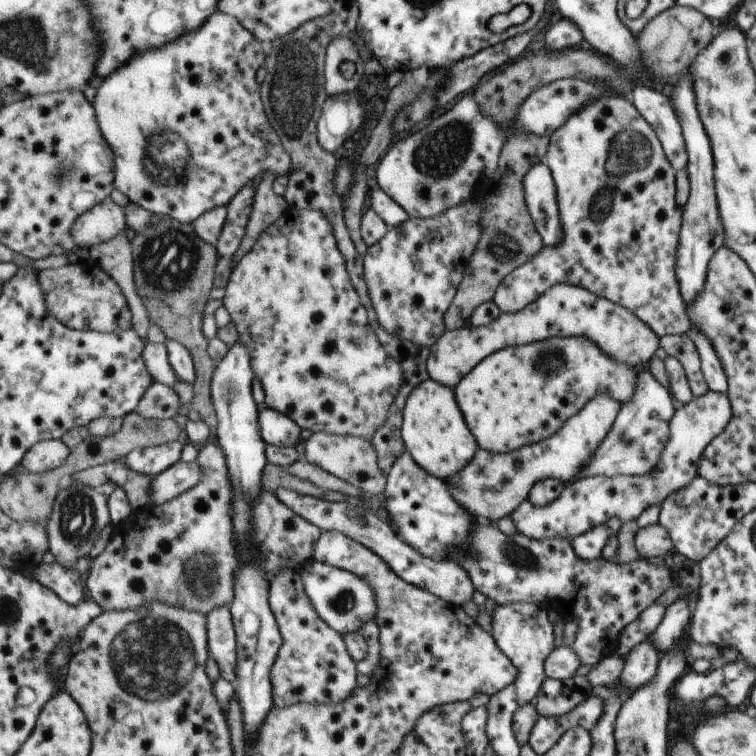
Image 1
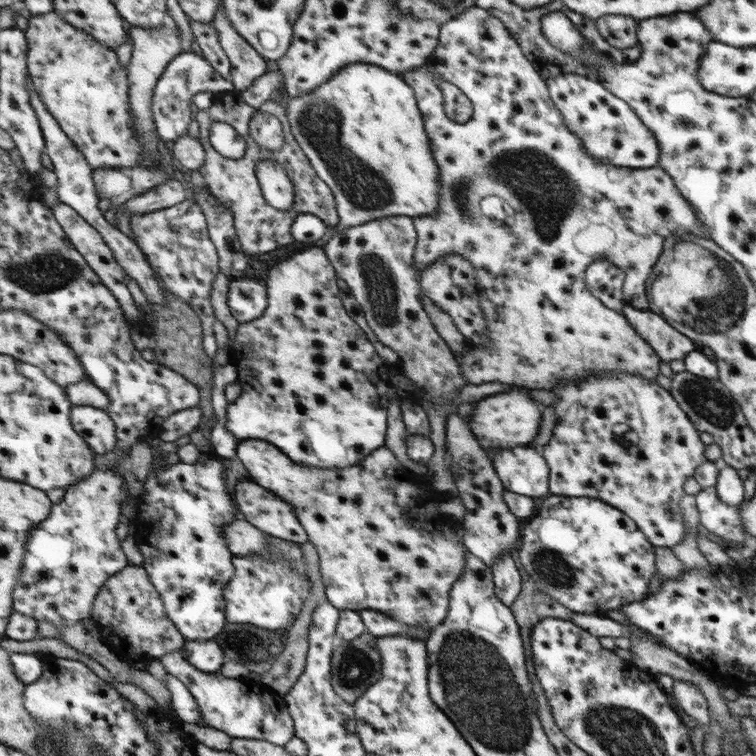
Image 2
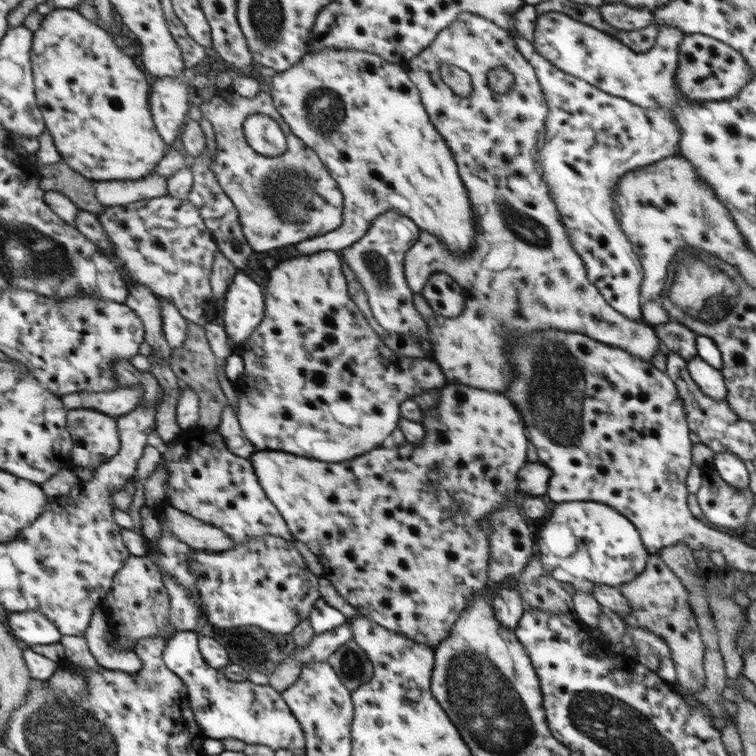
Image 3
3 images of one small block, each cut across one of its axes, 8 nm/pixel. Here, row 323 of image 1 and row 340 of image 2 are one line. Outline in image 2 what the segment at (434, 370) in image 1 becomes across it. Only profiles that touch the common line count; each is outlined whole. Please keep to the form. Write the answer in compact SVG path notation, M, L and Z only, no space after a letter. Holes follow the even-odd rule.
M476 4L441 25L438 45L423 62L422 68L428 70L407 71L401 78L415 96L431 156L439 166L442 188L438 212L413 218L417 230L414 266L420 272L431 262L447 255L462 256L473 266L489 343L479 347L468 342L466 353L454 355L463 378L474 385L501 382L545 390L565 382L575 384L587 376L609 376L613 371L655 379L661 360L659 356L623 315L591 295L583 280L591 260L597 260L597 256L607 258L619 271L625 272L622 286L625 303L641 311L647 310L643 282L649 276L653 260L661 252L664 238L683 232L705 238L674 180L656 166L646 169L609 166L587 154L581 139L566 126L565 119L553 105L545 80L522 53L514 35L507 30L502 19L495 18L490 11ZM435 77L455 85L470 99L475 108L469 121L459 123L447 116ZM485 196L499 196L505 200L513 210L515 222L511 226L499 222L497 228L497 222L487 220L479 212L471 212L479 208L479 202Z

